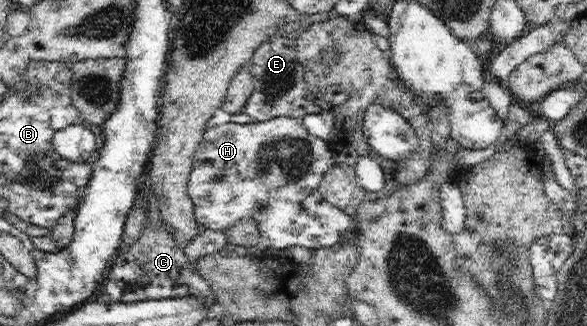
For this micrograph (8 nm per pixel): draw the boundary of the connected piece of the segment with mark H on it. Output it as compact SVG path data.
M287 115L245 125L229 122L210 127L202 134L202 140L194 153L187 187L196 219L207 229L222 233L243 217L256 221L256 240L231 241L224 248L225 252L244 256L255 256L255 253L260 255L268 247L285 249L299 245L314 250L352 238L356 232L355 219L331 205L319 193L320 181L332 164L331 148L333 145L330 142L311 135L301 120Z

